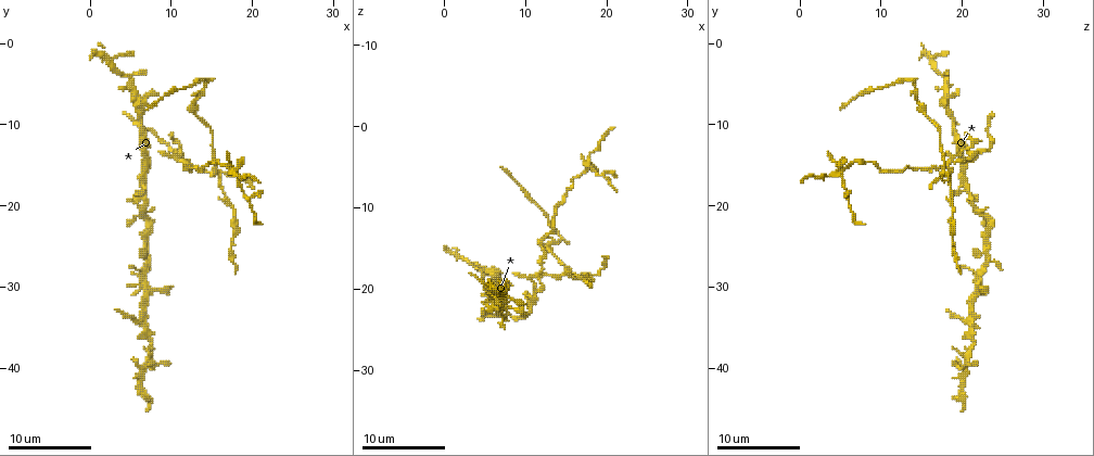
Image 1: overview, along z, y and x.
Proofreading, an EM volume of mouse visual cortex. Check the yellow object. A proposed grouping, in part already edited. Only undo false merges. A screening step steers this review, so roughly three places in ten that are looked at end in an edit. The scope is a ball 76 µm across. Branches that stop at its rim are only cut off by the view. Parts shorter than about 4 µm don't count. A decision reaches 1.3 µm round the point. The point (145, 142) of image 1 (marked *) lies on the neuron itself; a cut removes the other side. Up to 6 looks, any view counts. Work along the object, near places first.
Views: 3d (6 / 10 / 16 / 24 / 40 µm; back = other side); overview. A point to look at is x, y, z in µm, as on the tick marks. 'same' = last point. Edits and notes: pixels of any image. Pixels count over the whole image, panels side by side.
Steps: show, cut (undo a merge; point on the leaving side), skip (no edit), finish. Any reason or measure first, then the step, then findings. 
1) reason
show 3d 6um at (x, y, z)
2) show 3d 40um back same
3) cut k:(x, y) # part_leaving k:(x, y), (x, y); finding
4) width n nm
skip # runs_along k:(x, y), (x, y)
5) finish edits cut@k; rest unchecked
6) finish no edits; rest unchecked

thin neck
show 3d 16um at (14.0, 5.0, 14.5)

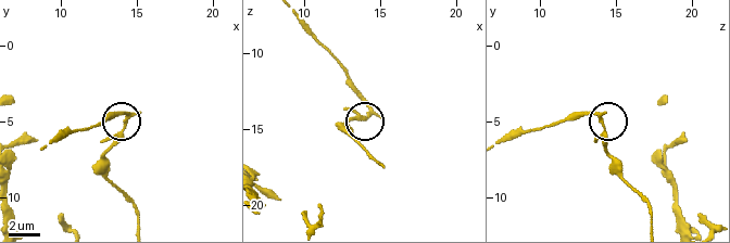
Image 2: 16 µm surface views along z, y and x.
width 170 nm
skip # runs_along 2:(138, 224), (107, 174), (125, 116), (112, 113); one neuron here

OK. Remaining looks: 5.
four arms meet
show 3d 6um at (15.5, 15.5, 17.5)

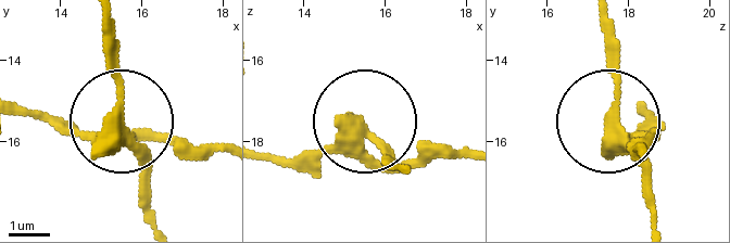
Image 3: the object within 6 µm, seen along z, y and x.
arms 4
cut 3:(160, 133) # part_leaving 3:(112, 136), (22, 115); two neurons meet here

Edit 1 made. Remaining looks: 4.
redraw
show overview

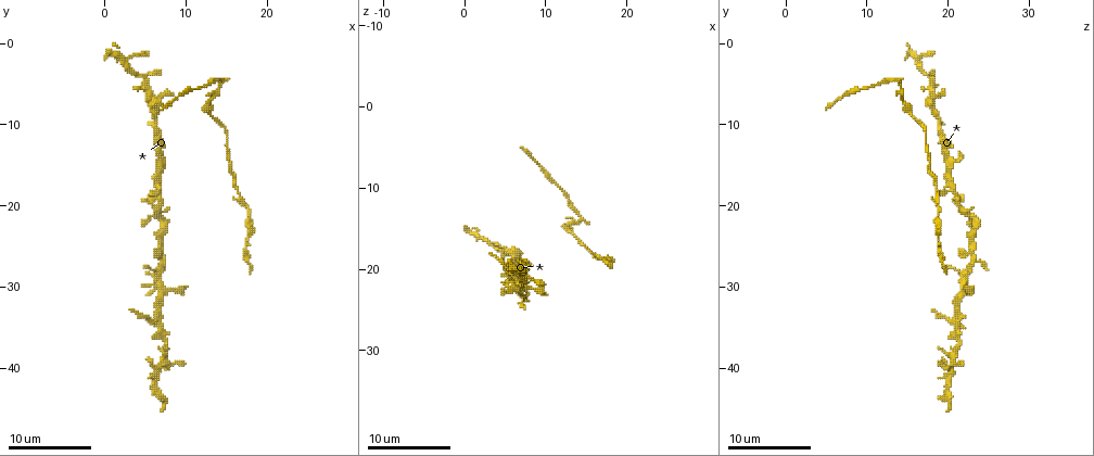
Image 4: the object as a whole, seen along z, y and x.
four or more arms meet
show 3d 10um at (6.5, 34.5, 21.0)

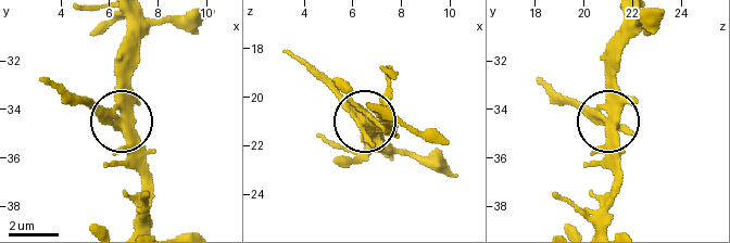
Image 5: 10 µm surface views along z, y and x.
arms 4
cut 5:(625, 127) # part_leaving 5:(592, 116), (561, 102), (538, 81); two neurons meet here

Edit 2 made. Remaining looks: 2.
finish edits cut@3, cut@5; rest unchecked

